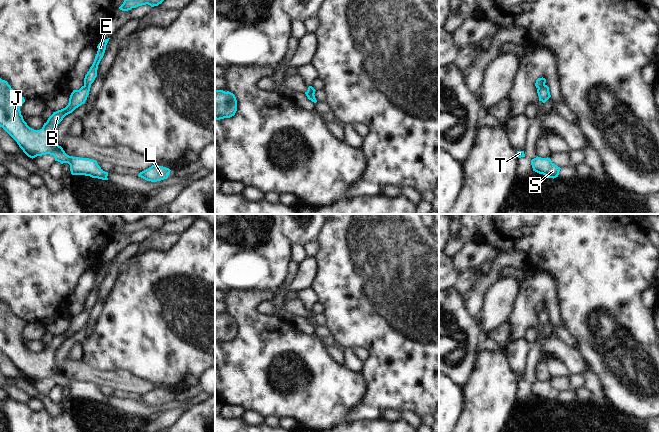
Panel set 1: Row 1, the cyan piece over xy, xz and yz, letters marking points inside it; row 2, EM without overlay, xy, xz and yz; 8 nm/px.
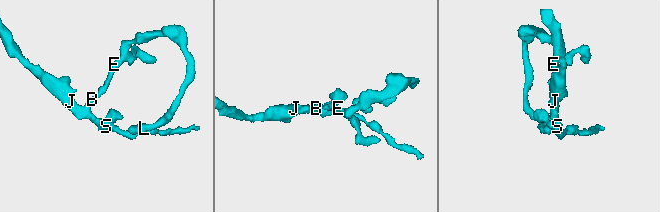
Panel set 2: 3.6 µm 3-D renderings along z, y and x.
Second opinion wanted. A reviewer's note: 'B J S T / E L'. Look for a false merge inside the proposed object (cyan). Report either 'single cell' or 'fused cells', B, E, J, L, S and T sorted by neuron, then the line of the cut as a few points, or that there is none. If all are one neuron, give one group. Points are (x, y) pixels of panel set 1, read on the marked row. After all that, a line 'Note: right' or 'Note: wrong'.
fused cells | B J S T / E L | yz (545, 85), (538, 89)
Note: right

